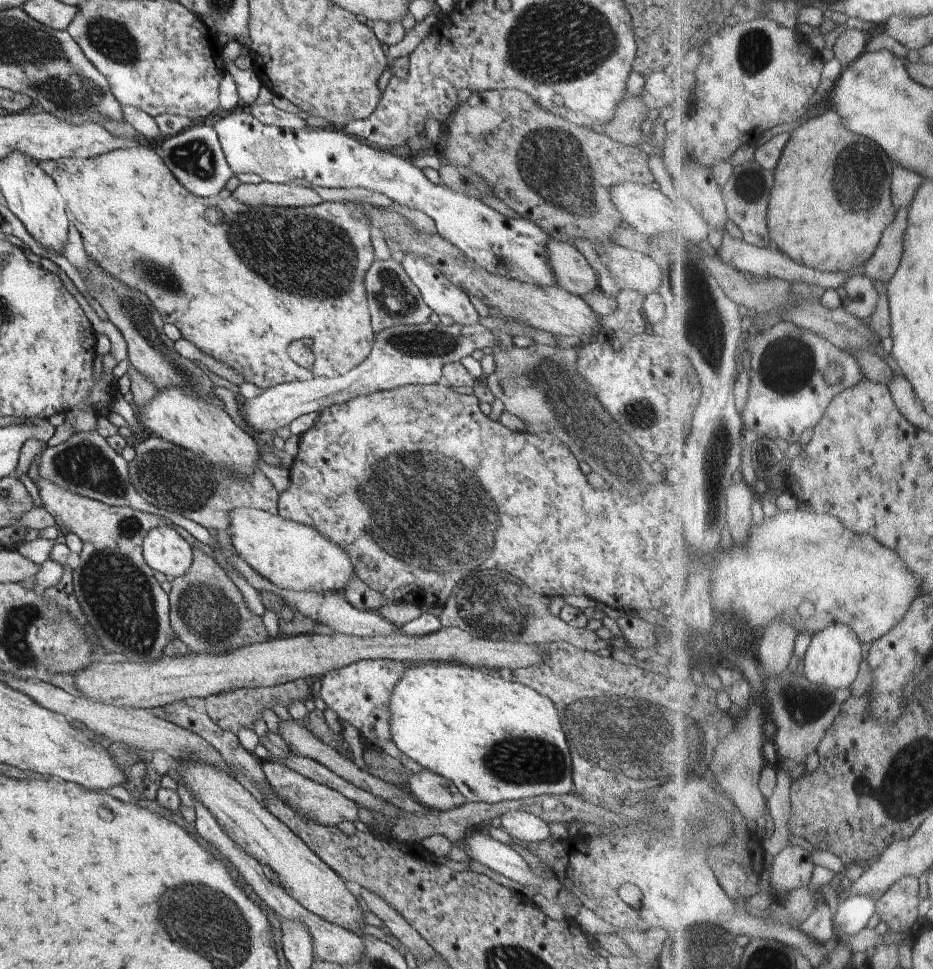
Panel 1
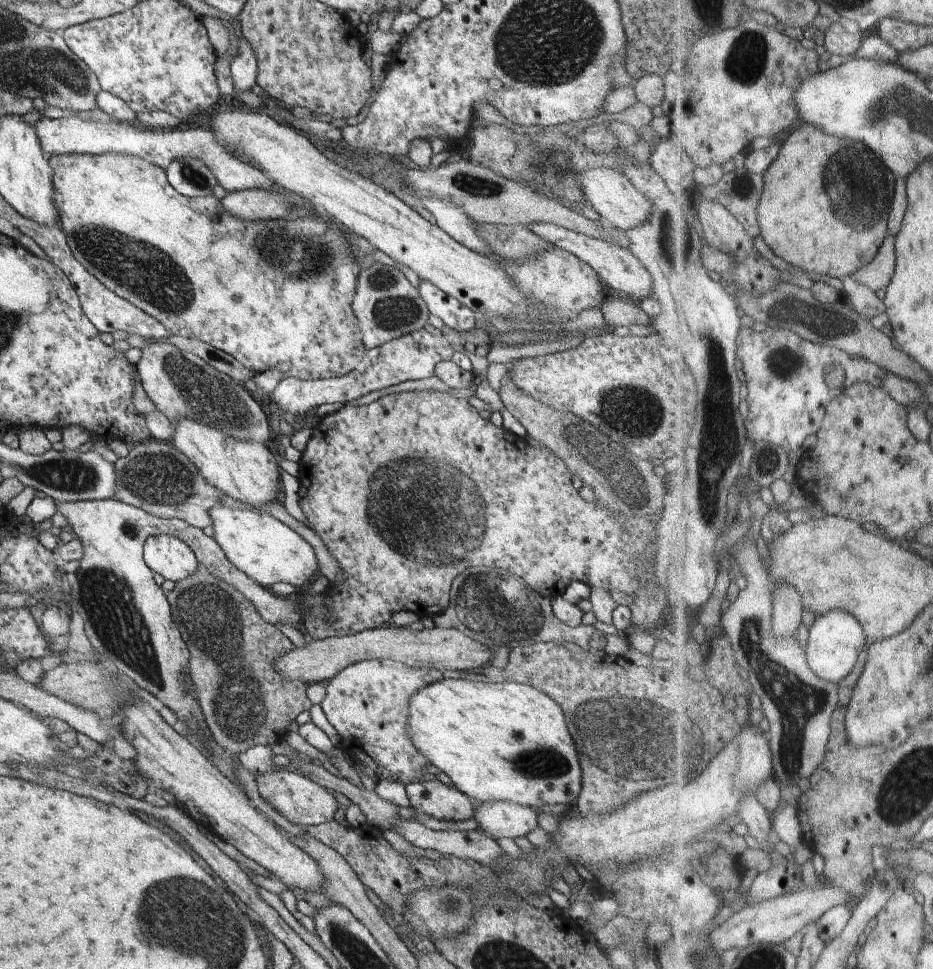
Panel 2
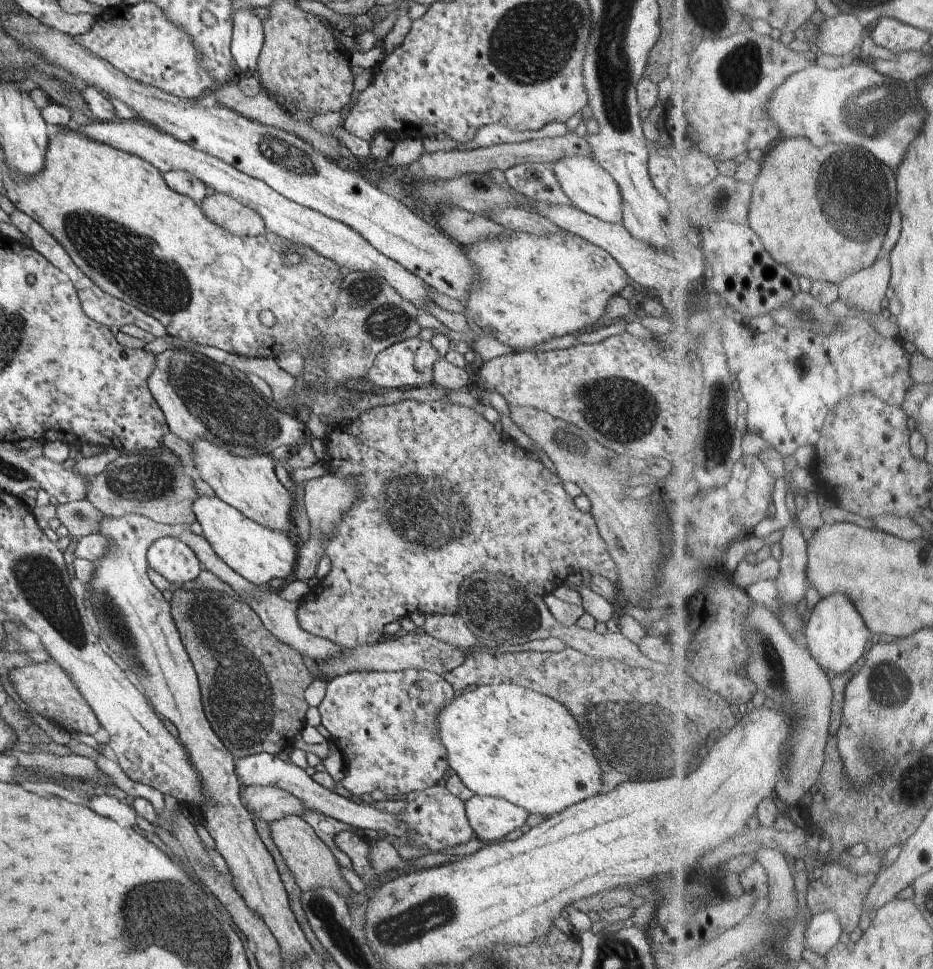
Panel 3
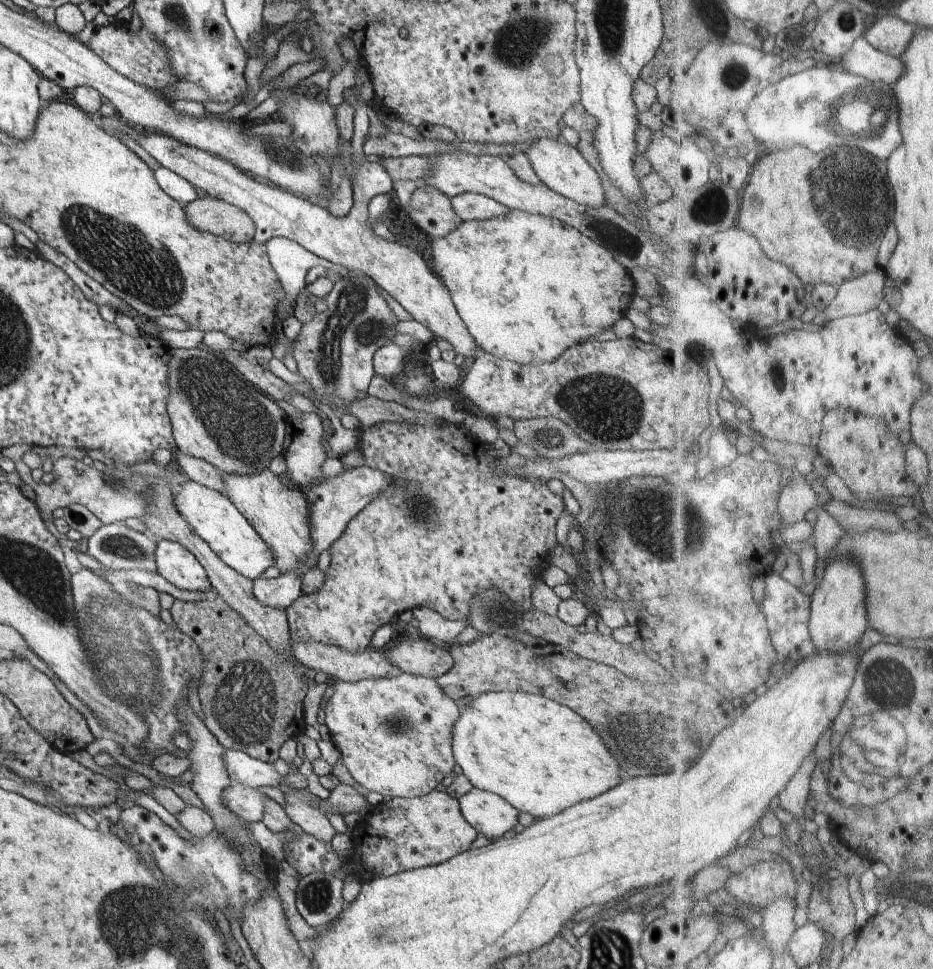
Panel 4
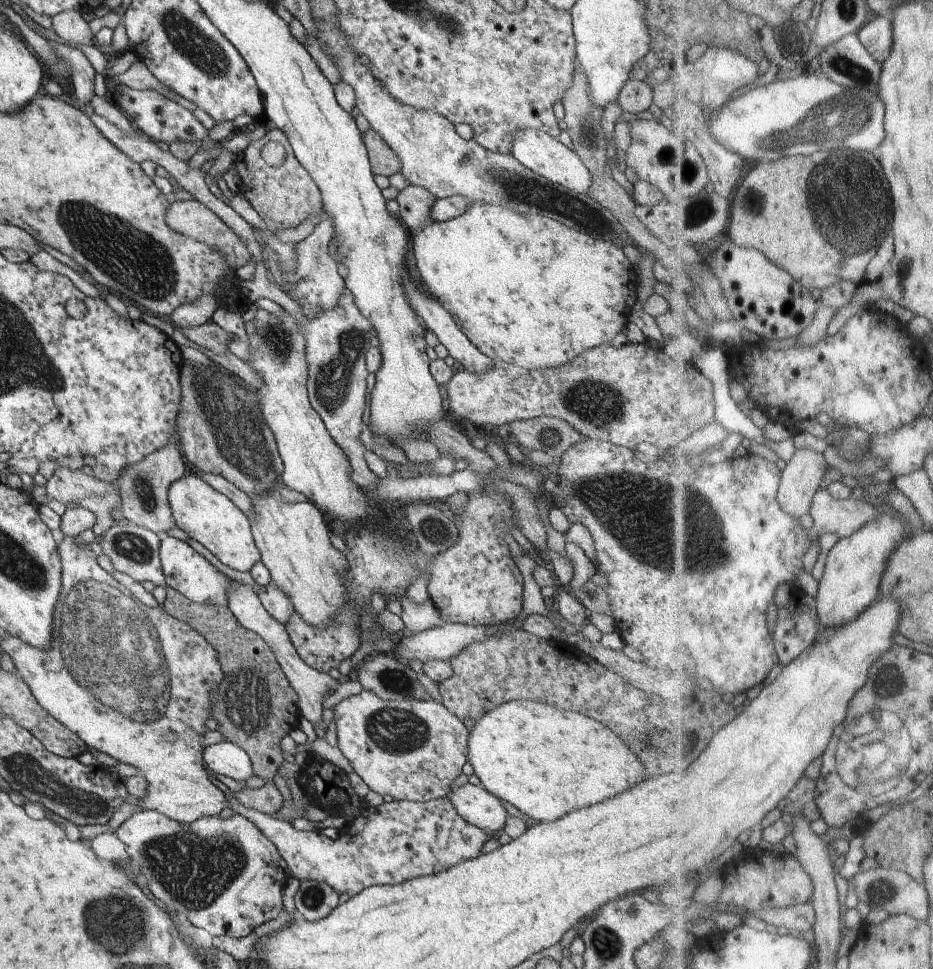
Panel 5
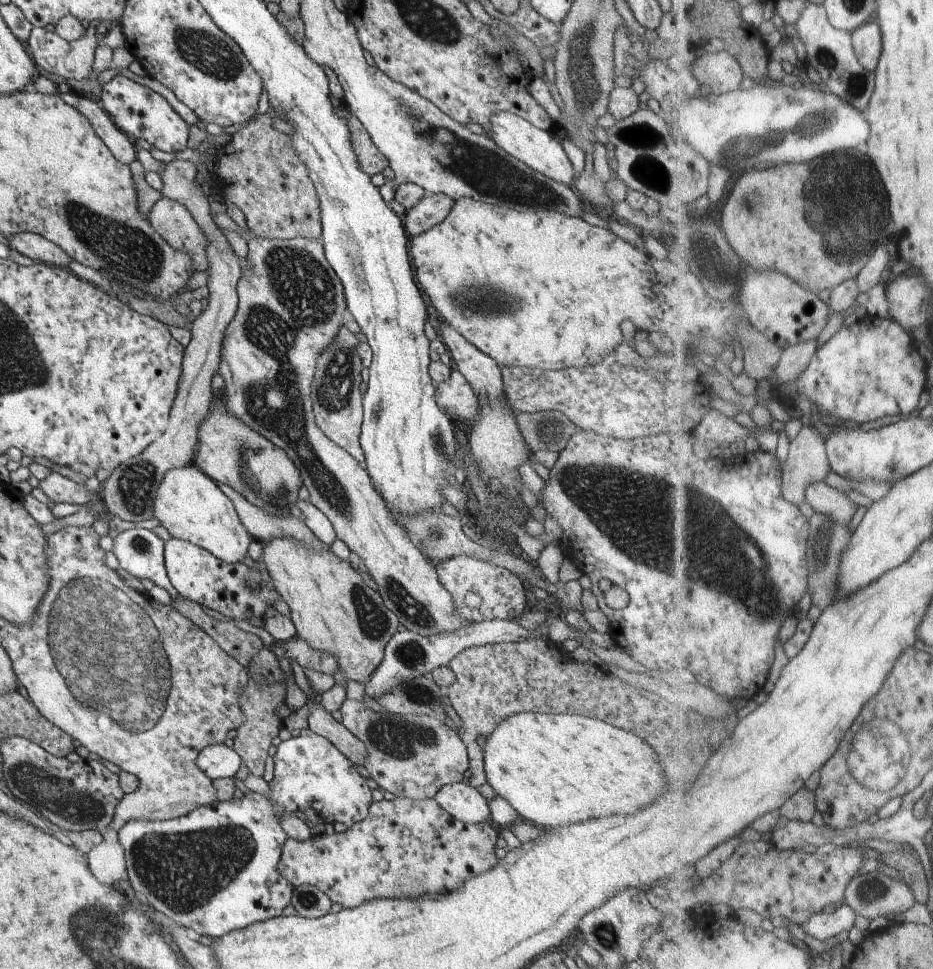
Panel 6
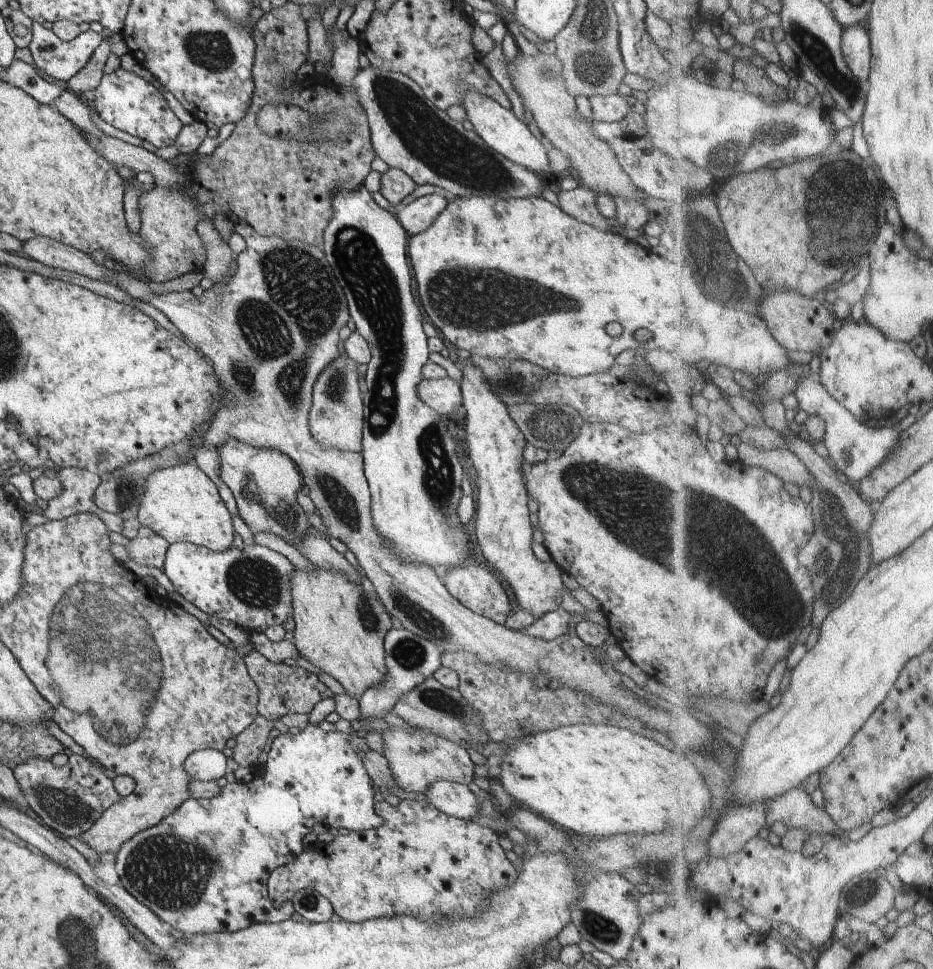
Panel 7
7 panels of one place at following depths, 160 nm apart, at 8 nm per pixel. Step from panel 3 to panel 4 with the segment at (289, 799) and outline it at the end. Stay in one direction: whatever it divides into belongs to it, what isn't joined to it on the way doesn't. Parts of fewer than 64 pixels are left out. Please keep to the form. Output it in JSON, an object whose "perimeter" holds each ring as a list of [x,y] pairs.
{"perimeter":[[[232,782],[221,794],[221,801],[227,809],[259,829],[264,814],[264,801],[267,798],[267,795],[261,794],[256,789]]]}

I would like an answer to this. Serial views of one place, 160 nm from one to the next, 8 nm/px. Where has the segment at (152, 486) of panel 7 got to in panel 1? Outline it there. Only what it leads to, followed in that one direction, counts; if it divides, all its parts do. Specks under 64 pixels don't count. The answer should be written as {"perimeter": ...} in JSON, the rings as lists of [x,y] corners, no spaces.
{"perimeter":[[[234,509],[229,516],[226,532],[235,554],[241,556],[260,576],[282,589],[343,592],[347,580],[355,576],[349,554],[318,529],[262,509]]]}

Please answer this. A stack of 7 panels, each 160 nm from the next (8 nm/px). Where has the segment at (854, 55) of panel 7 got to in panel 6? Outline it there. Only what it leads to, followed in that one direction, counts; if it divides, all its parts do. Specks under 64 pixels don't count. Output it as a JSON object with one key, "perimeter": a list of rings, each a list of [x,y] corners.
{"perimeter":[[[880,22],[862,26],[854,33],[854,42],[864,66],[874,72],[884,54],[884,32]]]}

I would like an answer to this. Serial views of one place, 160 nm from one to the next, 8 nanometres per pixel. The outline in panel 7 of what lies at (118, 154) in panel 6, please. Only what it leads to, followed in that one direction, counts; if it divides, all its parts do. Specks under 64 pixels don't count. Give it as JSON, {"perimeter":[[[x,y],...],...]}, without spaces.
{"perimeter":[[[62,89],[60,96],[54,102],[56,110],[60,111],[60,114],[68,118],[72,124],[81,130],[85,135],[101,137],[104,133],[96,127],[90,116],[91,106],[85,106],[74,93],[68,92],[66,89]]]}

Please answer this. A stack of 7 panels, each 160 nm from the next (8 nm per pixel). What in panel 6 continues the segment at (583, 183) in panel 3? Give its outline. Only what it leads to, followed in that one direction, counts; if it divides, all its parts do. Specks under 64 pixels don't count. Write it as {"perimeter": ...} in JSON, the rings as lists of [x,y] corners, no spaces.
{"perimeter":[[[500,111],[492,114],[490,128],[492,128],[493,142],[501,150],[504,150],[504,153],[510,154],[510,156],[516,158],[516,160],[522,162],[525,166],[532,168],[532,170],[536,170],[539,174],[544,174],[544,177],[558,181],[569,187],[574,186],[577,179],[574,166],[572,166],[568,154],[564,151],[560,139],[551,131],[536,128],[536,126],[530,124],[524,118],[516,116],[516,114]]]}

